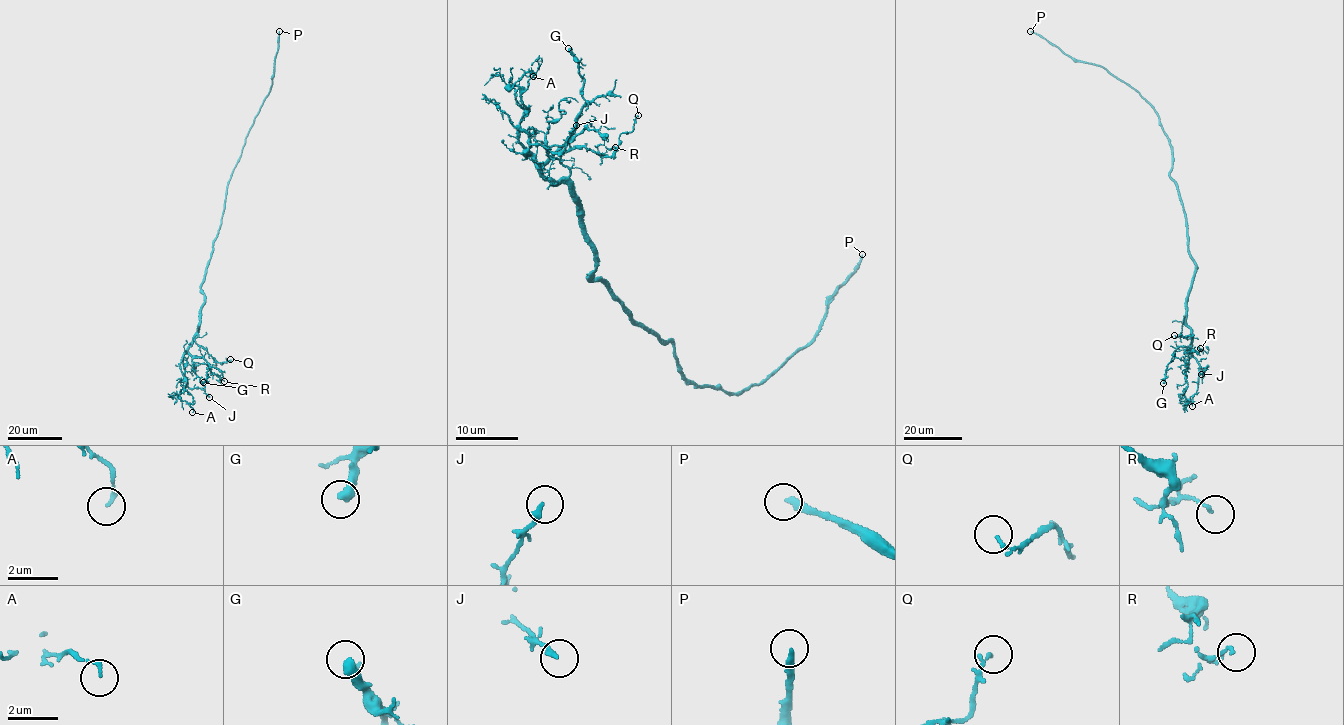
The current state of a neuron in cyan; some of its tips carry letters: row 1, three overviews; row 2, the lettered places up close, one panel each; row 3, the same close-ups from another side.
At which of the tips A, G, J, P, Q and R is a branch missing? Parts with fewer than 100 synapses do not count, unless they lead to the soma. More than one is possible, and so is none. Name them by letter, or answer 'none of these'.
P

